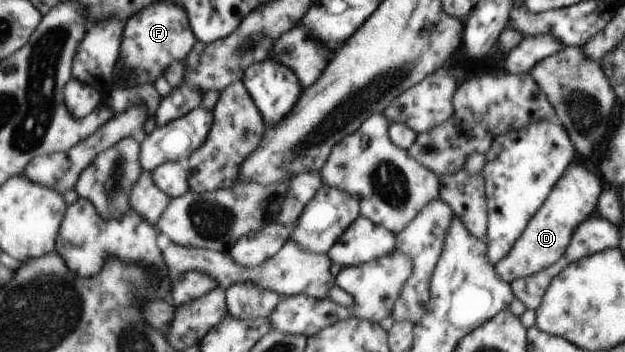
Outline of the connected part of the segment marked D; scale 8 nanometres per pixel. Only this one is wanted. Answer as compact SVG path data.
M574 162L566 168L566 176L558 180L558 188L554 188L554 196L549 196L546 204L532 219L518 244L506 259L494 265L495 272L501 280L510 284L552 267L568 250L573 233L590 215L596 214L597 204L602 193L602 178L590 170L586 164Z

